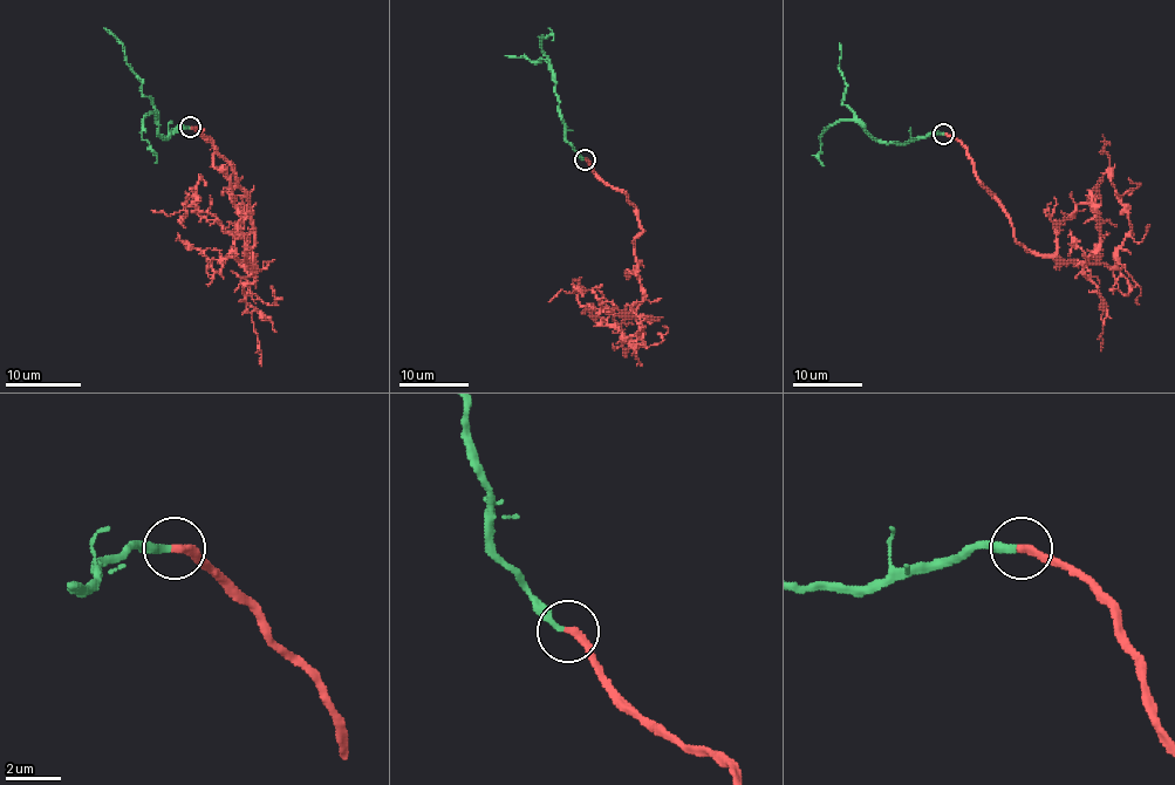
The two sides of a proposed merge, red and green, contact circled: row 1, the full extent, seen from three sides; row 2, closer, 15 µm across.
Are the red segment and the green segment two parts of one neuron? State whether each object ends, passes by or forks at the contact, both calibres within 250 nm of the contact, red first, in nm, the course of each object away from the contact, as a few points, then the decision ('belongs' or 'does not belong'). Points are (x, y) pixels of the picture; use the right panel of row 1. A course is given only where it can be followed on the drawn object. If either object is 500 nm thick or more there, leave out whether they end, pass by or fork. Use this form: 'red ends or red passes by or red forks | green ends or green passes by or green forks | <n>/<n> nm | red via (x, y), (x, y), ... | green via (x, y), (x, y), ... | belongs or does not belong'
red ends | green ends | 300/240 nm | red via (943, 132), (965, 149), (978, 182), (1023, 247), (1113, 266), (1131, 222), (1111, 182), (1102, 135) | green via (943, 132), (929, 132), (903, 143), (878, 142), (842, 106), (846, 82), (841, 74), (840, 42) | belongs

